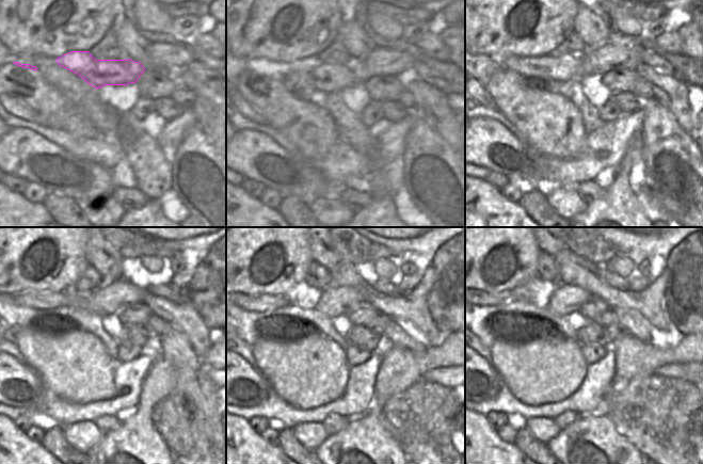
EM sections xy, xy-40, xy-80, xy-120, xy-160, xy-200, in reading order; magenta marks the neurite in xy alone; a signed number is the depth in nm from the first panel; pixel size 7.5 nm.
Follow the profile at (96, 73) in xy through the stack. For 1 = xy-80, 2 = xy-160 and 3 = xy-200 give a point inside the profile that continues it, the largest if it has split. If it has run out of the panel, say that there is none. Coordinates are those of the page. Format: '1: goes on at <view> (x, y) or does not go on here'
1: goes on at xy-80 (566, 67)
2: goes on at xy-160 (249, 302)
3: goes on at xy-200 (505, 297)

